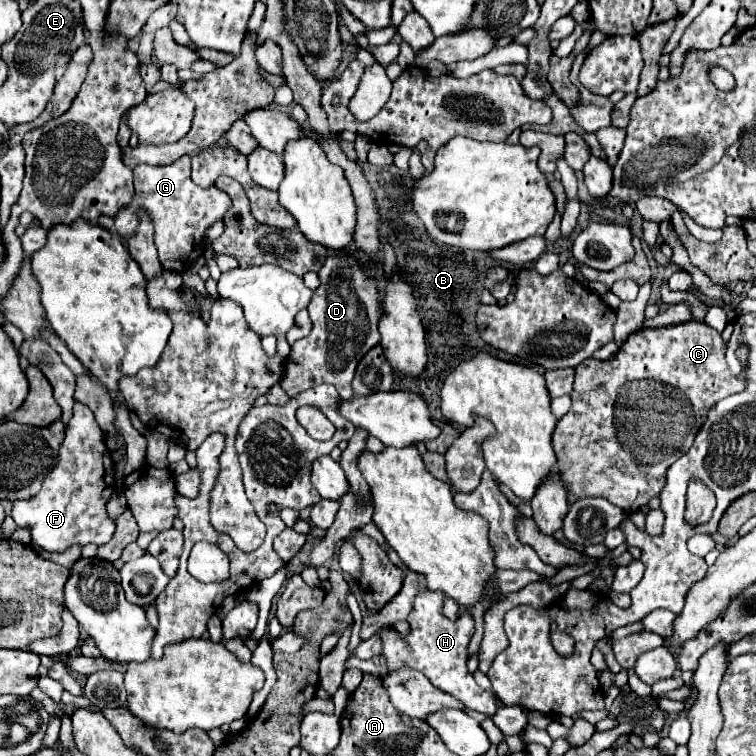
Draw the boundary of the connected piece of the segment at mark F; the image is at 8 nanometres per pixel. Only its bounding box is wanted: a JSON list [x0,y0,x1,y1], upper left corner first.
[10,403,116,553]

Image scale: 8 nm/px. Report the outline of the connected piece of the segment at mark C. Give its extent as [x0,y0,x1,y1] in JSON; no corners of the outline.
[552,321,744,513]

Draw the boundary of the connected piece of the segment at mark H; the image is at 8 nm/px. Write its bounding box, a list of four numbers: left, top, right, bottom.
[380,591,496,717]

